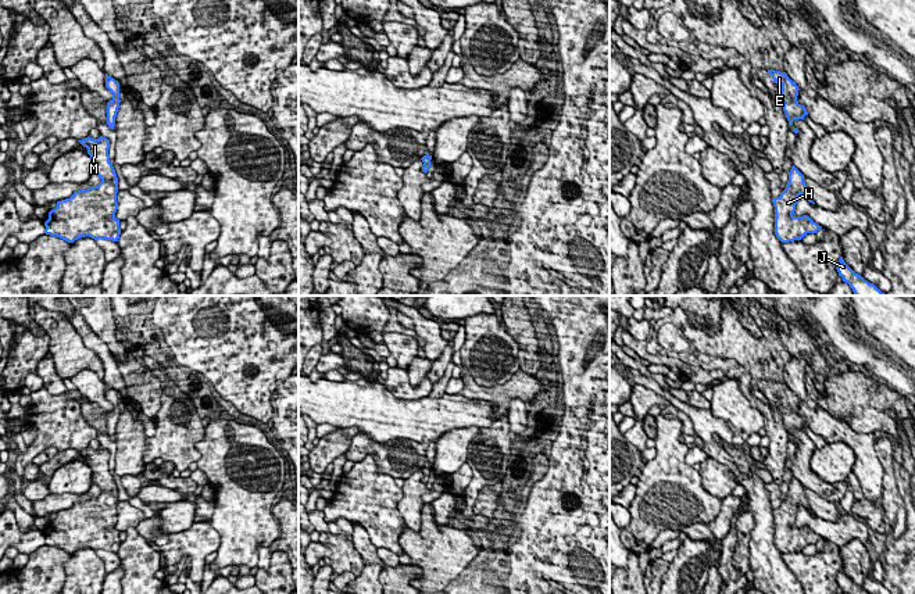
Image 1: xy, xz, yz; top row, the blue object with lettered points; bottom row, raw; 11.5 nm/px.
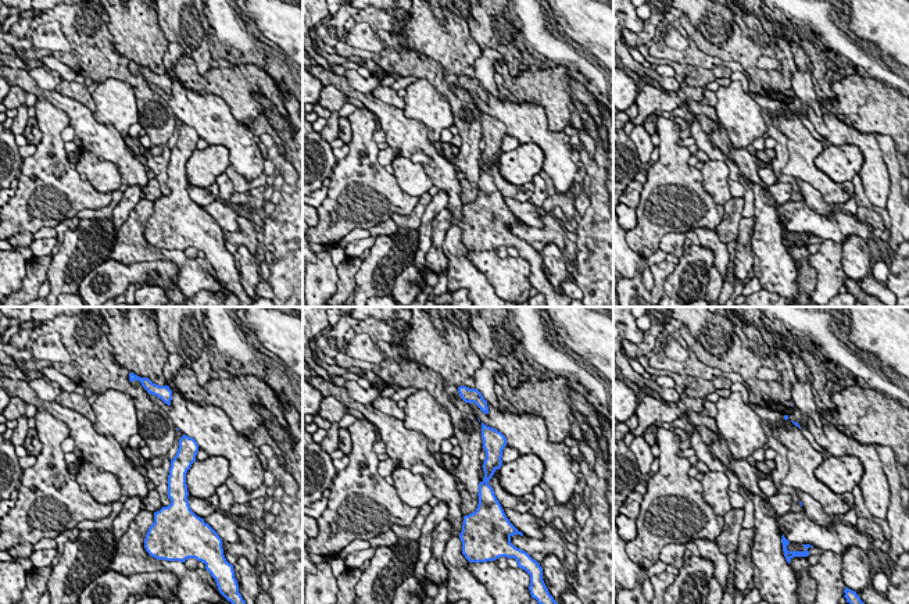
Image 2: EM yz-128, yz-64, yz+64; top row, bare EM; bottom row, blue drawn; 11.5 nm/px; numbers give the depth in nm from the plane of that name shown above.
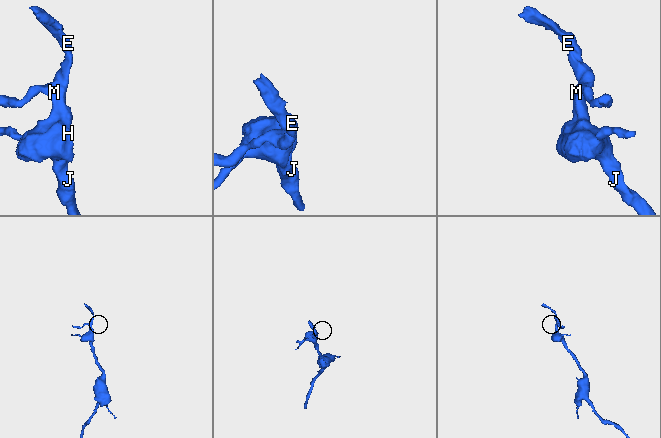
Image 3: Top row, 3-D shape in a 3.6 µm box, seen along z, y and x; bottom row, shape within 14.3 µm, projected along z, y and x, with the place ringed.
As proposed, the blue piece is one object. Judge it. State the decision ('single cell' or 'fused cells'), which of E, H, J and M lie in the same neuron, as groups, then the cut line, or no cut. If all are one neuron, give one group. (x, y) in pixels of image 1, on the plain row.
single cell; groups E H J M; cut none

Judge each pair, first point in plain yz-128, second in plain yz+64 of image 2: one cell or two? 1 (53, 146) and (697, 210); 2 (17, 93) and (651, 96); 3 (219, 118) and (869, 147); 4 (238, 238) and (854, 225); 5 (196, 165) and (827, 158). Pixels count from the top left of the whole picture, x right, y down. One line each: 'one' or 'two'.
1: one
2: one
3: one
4: one
5: one

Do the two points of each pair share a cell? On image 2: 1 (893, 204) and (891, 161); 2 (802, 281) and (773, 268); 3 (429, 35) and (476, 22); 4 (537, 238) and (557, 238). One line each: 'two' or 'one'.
1: one
2: two
3: two
4: one

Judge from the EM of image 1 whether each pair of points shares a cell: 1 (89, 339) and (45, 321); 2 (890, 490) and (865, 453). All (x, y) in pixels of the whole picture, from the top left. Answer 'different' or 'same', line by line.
1: different
2: different

